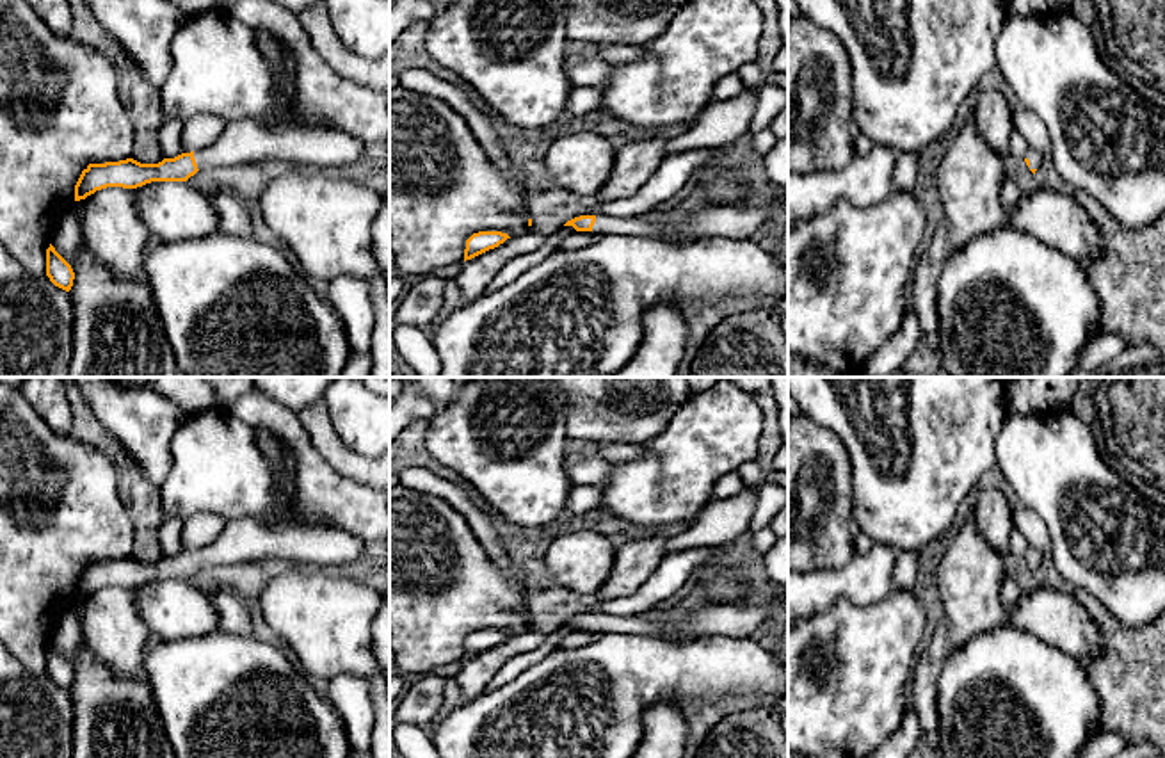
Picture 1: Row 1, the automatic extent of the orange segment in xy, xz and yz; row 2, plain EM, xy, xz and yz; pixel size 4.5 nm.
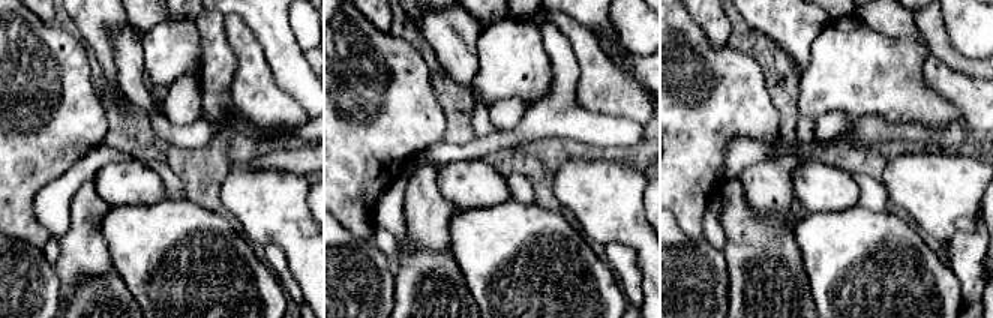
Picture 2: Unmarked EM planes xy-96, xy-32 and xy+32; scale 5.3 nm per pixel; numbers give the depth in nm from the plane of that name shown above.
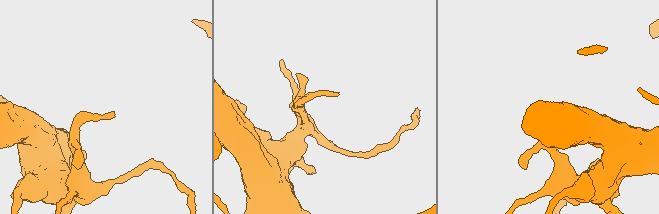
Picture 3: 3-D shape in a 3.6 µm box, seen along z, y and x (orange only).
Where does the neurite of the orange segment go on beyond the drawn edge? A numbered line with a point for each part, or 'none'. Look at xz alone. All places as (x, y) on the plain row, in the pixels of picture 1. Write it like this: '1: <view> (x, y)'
1: xz (730, 620)

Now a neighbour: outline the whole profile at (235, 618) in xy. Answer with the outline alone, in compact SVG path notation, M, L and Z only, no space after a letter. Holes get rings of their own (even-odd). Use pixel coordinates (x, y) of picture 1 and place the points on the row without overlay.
M224 591L213 593L213 603L221 616L221 630L233 635L254 637L251 614L233 594Z

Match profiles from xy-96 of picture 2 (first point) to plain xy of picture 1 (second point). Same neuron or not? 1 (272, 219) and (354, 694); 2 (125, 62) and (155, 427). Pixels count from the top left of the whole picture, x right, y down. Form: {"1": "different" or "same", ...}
{"1": "different", "2": "same"}

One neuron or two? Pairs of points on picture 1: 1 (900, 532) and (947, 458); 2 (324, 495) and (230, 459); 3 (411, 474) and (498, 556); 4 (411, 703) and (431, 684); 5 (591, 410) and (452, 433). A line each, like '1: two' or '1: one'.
1: one
2: two
3: one
4: one
5: two

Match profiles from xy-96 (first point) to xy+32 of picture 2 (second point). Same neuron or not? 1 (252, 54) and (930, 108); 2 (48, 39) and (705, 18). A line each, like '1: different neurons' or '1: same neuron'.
1: different neurons
2: different neurons

